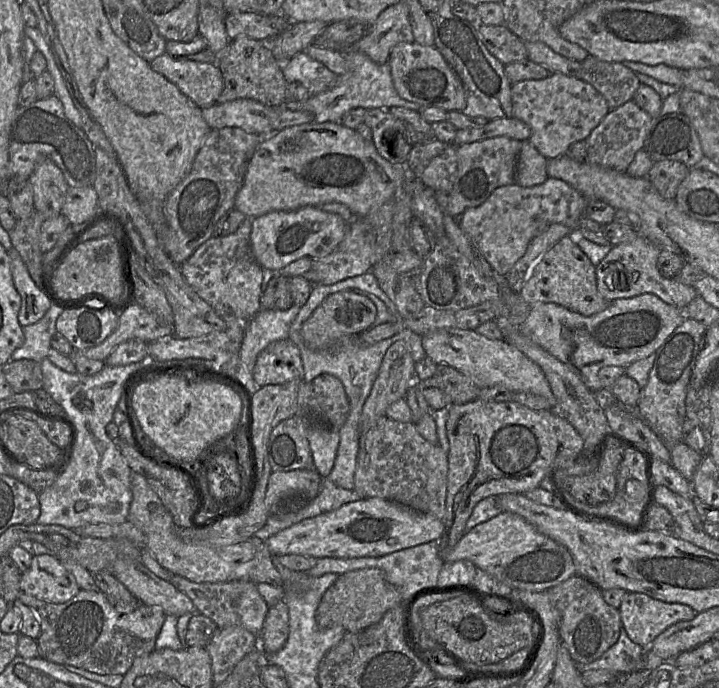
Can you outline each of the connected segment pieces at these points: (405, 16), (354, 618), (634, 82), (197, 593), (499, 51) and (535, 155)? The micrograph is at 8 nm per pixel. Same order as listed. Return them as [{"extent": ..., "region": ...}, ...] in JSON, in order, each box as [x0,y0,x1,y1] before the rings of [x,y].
[{"extent":[341,1,414,64],"region":[[[399,1],[385,9],[377,18],[375,23],[367,28],[365,34],[349,48],[341,48],[343,52],[357,51],[367,55],[377,64],[387,62],[391,49],[399,43],[412,43],[414,36],[409,19],[409,6],[405,1]]]},{"extent":[315,568,402,632],"region":[[[364,568],[340,574],[324,593],[315,613],[320,629],[341,626],[346,632],[359,632],[377,623],[387,611],[402,602],[401,592],[389,583],[378,568]]]},{"extent":[580,56,641,110],"region":[[[589,56],[581,66],[580,79],[604,96],[610,110],[632,100],[641,84],[636,73],[620,62],[606,62]]]},{"extent":[170,575,269,642],"region":[[[173,575],[170,579],[170,583],[174,587],[176,587],[179,591],[186,594],[193,602],[196,611],[210,618],[217,625],[218,628],[227,628],[232,626],[243,627],[246,630],[252,632],[253,634],[259,635],[260,642],[260,634],[263,629],[269,605],[260,595],[257,588],[257,583],[254,583],[252,581],[230,581],[224,583],[196,583],[179,575]]]},{"extent":[478,24,528,65],"region":[[[480,24],[478,31],[488,51],[504,65],[528,59],[525,42],[504,24]]]},{"extent":[515,140,548,187],"region":[[[528,140],[521,142],[517,157],[515,183],[522,187],[542,184],[548,178],[545,158]]]}]

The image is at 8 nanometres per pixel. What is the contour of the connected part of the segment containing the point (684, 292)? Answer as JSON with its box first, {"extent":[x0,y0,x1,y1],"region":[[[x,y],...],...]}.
{"extent":[596,234,698,309],"region":[[[641,234],[633,241],[612,246],[606,257],[596,267],[597,289],[600,295],[608,302],[621,298],[632,298],[642,294],[654,294],[665,303],[678,309],[685,309],[698,295],[694,286],[685,285],[677,278],[663,277],[658,268],[657,260],[660,249]]]}

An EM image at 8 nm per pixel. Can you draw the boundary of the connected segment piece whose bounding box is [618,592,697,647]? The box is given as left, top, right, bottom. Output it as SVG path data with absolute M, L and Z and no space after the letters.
M628 592L618 611L628 637L642 647L648 647L671 625L692 620L697 614L688 605L664 602L638 592Z

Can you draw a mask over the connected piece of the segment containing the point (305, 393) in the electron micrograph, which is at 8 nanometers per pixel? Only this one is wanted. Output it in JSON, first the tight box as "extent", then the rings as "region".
{"extent":[297,373,349,429],"region":[[[322,373],[310,382],[300,384],[297,392],[298,414],[308,416],[312,423],[339,429],[344,425],[349,400],[341,381]]]}

